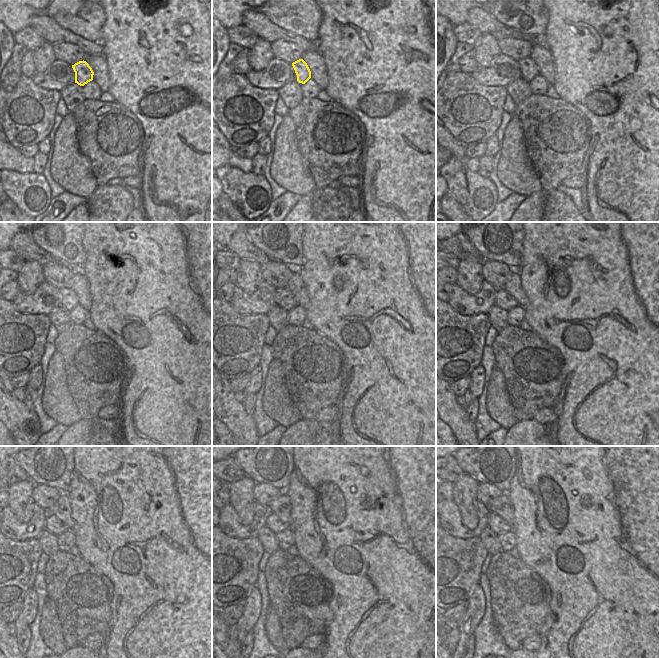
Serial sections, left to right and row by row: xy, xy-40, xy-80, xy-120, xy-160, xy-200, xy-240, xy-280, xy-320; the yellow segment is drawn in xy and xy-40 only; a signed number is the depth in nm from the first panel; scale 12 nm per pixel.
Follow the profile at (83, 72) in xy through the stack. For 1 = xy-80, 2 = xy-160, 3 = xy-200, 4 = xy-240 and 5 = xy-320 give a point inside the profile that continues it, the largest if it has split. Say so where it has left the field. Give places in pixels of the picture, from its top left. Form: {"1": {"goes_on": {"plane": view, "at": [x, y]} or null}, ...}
{"1": {"goes_on": {"plane": "xy-80", "at": [528, 68]}}, "2": {"goes_on": {"plane": "xy-160", "at": [283, 298]}}, "3": {"goes_on": {"plane": "xy-200", "at": [503, 299]}}, "4": {"goes_on": {"plane": "xy-240", "at": [54, 525]}}, "5": {"goes_on": {"plane": "xy-320", "at": [496, 523]}}}

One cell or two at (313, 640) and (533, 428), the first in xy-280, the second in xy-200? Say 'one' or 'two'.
two

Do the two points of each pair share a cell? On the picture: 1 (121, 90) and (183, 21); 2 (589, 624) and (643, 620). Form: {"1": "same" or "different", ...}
{"1": "same", "2": "same"}

